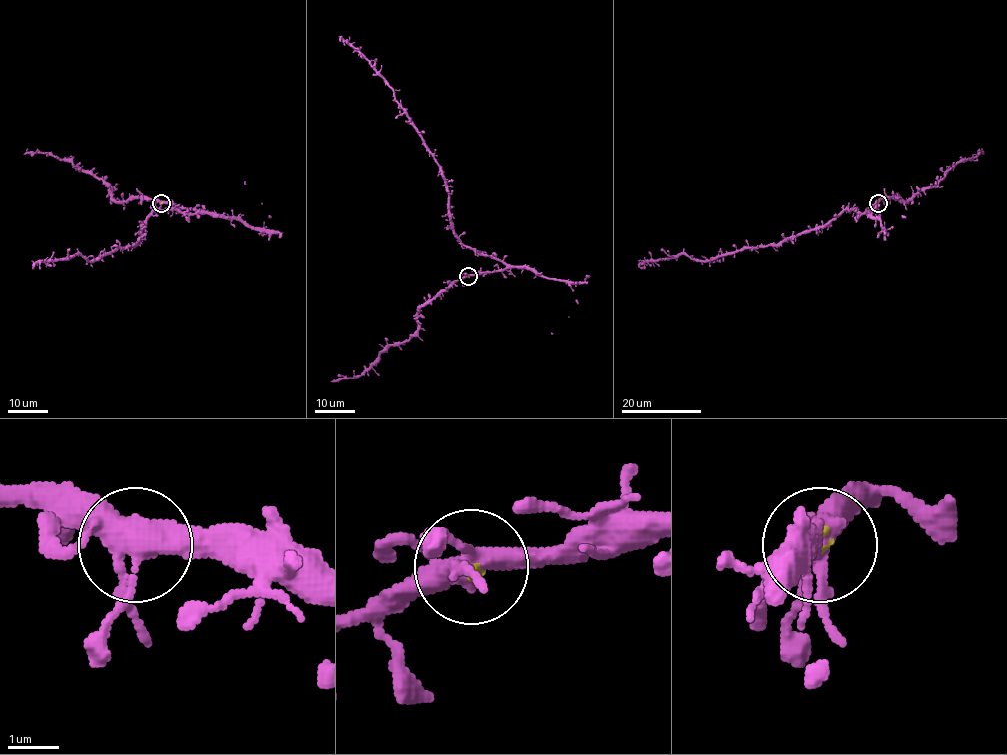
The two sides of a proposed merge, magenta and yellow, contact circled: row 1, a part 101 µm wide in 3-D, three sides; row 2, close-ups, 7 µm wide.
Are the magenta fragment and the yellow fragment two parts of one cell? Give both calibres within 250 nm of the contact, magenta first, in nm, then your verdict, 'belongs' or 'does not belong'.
420/80 nm | belongs

